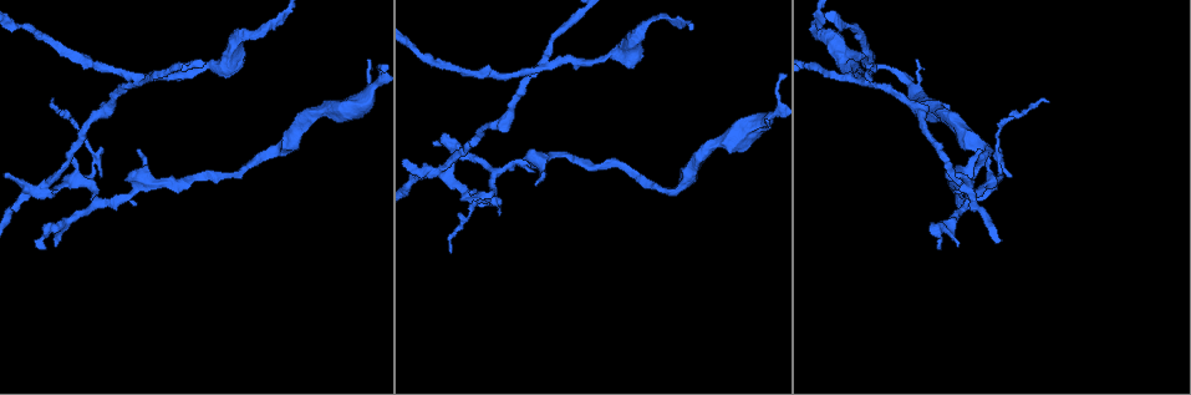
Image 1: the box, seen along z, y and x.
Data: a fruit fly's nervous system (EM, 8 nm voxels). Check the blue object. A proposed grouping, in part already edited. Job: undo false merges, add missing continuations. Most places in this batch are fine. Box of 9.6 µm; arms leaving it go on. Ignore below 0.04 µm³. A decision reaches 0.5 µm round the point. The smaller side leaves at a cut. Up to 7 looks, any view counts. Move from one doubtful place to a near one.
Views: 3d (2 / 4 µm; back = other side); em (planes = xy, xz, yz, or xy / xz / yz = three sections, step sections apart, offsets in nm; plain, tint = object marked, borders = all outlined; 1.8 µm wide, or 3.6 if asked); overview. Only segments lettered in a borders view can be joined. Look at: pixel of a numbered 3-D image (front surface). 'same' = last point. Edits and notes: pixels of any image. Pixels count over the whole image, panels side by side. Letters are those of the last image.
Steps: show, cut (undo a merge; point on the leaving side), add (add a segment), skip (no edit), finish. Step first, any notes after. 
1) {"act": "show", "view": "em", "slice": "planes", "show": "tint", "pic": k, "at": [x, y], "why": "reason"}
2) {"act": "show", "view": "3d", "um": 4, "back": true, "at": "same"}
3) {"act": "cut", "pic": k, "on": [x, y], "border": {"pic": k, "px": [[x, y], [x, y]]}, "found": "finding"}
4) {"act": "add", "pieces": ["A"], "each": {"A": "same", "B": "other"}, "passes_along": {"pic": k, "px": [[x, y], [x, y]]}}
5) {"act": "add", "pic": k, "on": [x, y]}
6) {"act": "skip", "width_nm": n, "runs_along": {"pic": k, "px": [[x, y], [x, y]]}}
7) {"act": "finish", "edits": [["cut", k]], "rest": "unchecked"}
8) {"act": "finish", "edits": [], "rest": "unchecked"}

{"act": "show", "view": "em", "slice": "xz", "step": 4, "show": "borders", "pic": 1, "at": [449, 251], "why": "long arm stops here"}

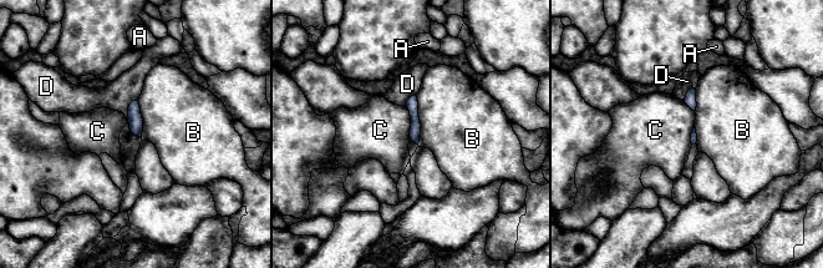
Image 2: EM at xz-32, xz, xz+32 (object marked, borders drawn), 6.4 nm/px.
{"act": "show", "view": "em", "slice": "planes", "show": "borders", "at": "same"}

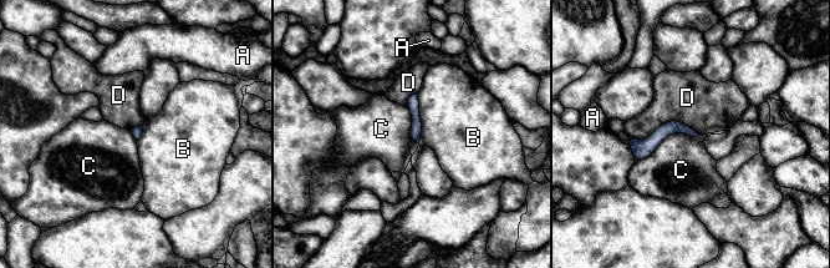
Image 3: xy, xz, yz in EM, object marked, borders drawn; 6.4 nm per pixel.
{"act": "skip", "width_nm": 70, "each": {"A": "other", "B": "other", "C": "other", "D": "other"}, "found": "no lettered segment goes on from it"}

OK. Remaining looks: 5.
{"act": "show", "view": "3d", "um": 2, "back": true, "pic": 1, "at": [966, 193], "why": "three-way junction"}

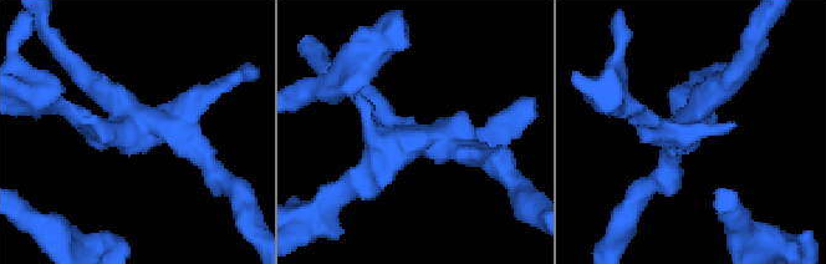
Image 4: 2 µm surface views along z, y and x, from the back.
{"act": "show", "view": "em", "slice": "planes", "show": "borders", "pic": 4, "at": [129, 127], "why": "need the tissue"}

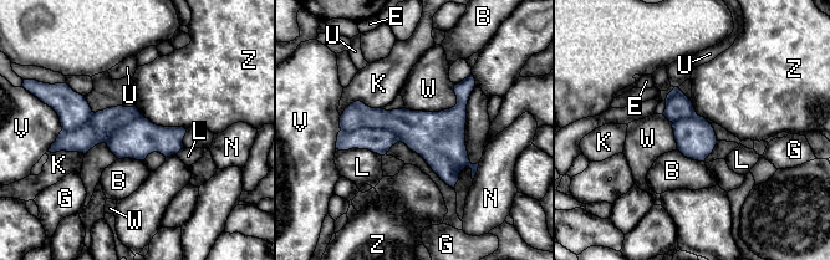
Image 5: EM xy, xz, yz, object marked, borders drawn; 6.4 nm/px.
{"act": "cut", "pic": 5, "on": [380, 141], "each": {"B": "other", "E": "other", "G": "other", "K": "other", "L": "other", "N": "other", "U": "other", "V": "other", "W": "other", "Z": "other"}, "border": {"pic": 5, "px": [[341, 131], [386, 127], [400, 141]]}, "found": "two cells meet here"}

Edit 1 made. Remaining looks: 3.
{"act": "show", "view": "em", "slice": "planes", "show": "borders", "pic": 1, "at": [767, 120], "why": "branch stops here"}

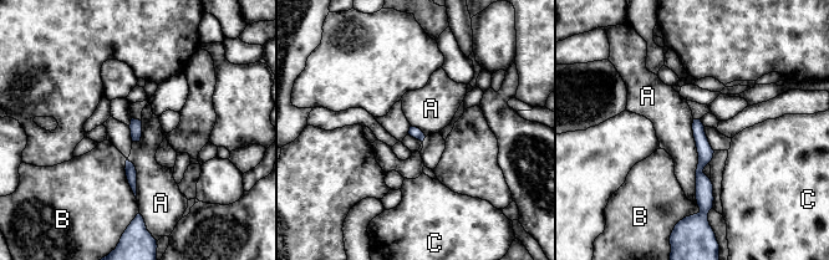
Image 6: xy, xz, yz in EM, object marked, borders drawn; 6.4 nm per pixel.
{"act": "skip", "each": {"A": "other", "B": "other", "C": "other"}, "runs_along": {"pic": 6, "px": [[696, 122], [702, 143], [701, 204]]}, "found": "none of them fits"}

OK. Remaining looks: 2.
{"act": "finish", "edits": [["cut", 5]], "rest": "unchecked"}

